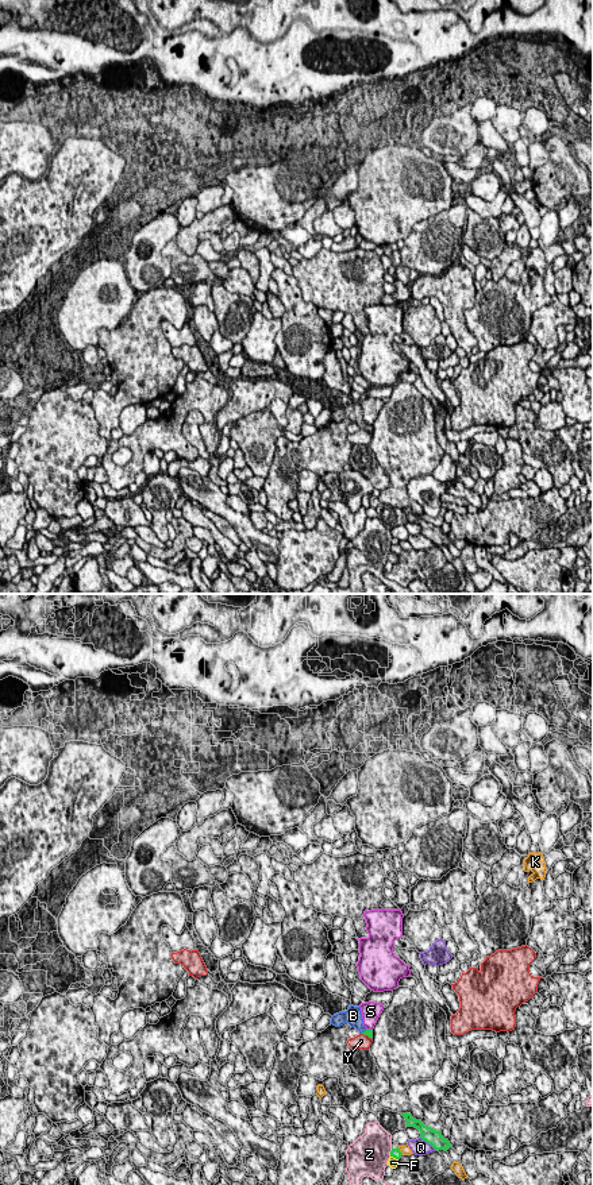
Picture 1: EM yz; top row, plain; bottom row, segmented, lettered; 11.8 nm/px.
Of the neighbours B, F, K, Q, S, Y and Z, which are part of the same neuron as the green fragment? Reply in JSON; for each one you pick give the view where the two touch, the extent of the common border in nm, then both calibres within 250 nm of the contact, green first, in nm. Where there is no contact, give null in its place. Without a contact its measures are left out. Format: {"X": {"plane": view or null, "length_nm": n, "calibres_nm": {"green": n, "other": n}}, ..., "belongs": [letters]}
{"B": {"plane": "yz", "length_nm": 90, "calibres_nm": {"green": 90, "other": 200}}, "belongs": ["B"]}

